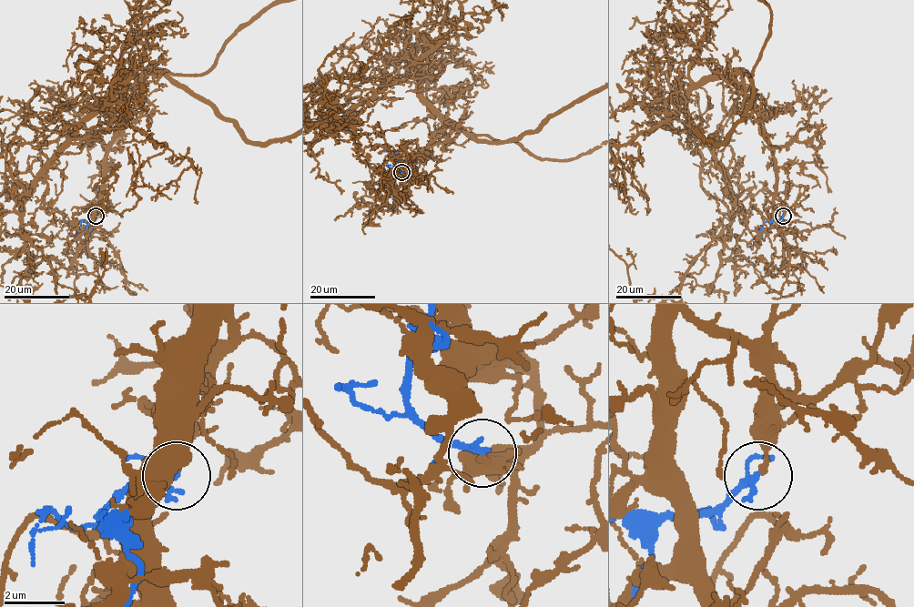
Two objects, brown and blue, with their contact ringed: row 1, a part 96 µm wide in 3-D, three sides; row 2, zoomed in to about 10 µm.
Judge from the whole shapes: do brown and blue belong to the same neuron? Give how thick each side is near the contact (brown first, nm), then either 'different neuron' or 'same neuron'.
200 nm thick on the brown side, 170 nm on the other; different neuron

